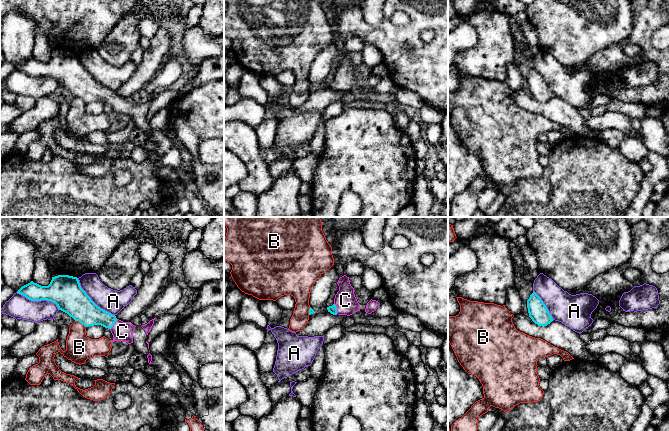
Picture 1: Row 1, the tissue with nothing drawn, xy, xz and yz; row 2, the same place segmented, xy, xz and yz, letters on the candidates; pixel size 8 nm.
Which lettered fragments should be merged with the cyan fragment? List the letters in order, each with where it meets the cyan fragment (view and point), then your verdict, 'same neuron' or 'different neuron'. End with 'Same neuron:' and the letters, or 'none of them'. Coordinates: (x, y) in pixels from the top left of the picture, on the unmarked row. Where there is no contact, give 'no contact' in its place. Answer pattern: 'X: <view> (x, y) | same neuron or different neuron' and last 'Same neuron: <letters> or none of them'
A: xy (91, 76) | different neuron
B: xy (80, 98) | different neuron
C: xy (114, 99) | same neuron
Same neuron: C

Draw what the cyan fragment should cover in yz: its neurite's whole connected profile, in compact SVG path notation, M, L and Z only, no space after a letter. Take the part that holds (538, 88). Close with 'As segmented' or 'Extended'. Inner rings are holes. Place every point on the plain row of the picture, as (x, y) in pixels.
M535 68L527 76L527 84L529 93L538 102L547 102L553 97L546 81Z. As segmented

